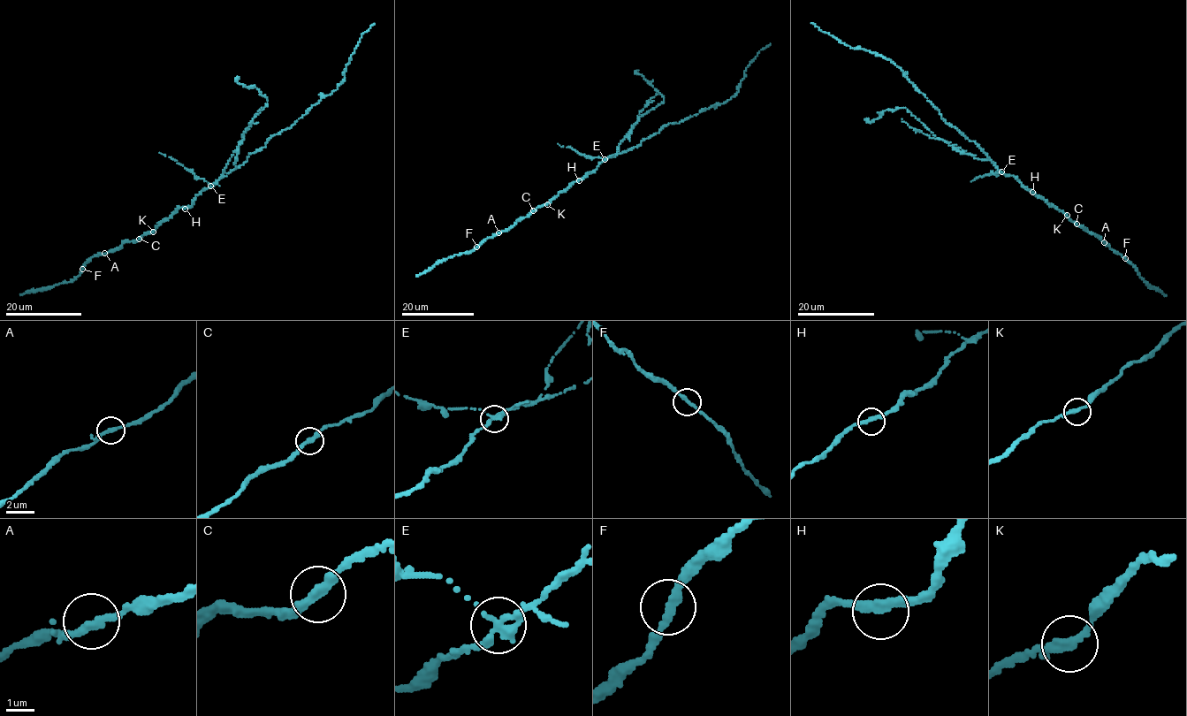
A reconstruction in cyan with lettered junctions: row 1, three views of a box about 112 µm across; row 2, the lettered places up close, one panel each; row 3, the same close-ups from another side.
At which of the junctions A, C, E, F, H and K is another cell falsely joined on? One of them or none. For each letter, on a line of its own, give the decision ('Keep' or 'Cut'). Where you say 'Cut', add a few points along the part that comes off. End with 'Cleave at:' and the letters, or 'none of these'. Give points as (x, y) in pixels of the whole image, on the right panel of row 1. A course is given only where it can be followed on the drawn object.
A: Keep
C: Keep
E: Cut. Course of the part to remove: (1002, 171), (992, 162), (977, 159), (949, 141), (938, 138), (903, 107), (887, 110), (872, 122), (863, 119)
F: Keep
H: Keep
K: Keep
Cleave at: E

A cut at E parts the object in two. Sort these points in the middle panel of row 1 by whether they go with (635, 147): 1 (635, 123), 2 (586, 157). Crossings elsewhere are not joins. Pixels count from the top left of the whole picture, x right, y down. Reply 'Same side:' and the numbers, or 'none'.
Same side: none

